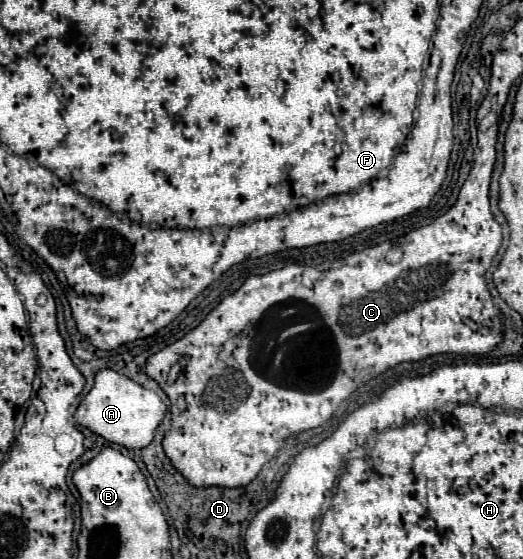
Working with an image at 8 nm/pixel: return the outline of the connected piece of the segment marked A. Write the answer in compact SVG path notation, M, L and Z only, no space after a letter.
M101 369L95 375L93 389L79 403L75 419L79 425L91 429L113 445L121 445L127 449L143 449L153 441L157 427L165 419L165 413L167 407L155 391L141 387L139 383L113 369Z

